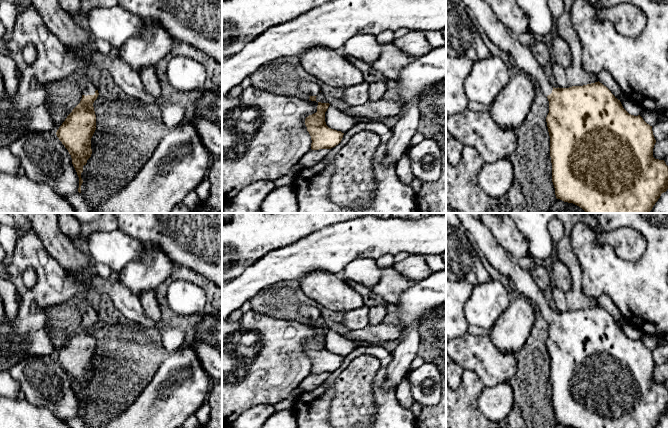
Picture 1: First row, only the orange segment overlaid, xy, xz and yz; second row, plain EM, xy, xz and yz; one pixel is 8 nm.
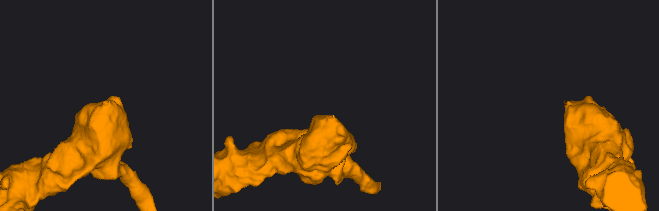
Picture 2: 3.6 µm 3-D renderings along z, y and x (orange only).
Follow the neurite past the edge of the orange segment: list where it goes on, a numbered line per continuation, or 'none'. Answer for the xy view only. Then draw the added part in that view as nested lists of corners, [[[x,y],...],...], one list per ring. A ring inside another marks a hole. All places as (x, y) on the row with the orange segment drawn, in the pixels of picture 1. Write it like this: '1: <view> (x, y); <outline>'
1: xy (87, 87); [[[80,74],[78,78],[82,95],[94,95],[97,87],[91,82],[88,74]]]

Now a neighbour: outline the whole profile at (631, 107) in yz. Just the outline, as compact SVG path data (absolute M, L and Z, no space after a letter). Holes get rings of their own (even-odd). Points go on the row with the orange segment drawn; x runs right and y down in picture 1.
M627 97L620 100L623 108L631 115L638 116L642 113L643 108Z

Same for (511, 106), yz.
M519 70L513 72L509 83L489 108L496 124L517 131L532 105L535 85L535 81L526 73Z

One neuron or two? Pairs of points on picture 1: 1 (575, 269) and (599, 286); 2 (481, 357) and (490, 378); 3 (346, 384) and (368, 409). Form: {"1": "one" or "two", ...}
{"1": "two", "2": "one", "3": "one"}

